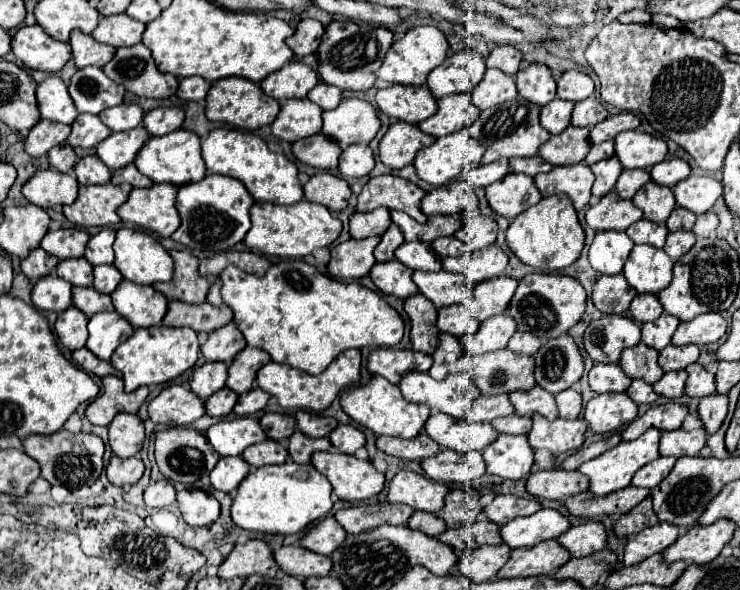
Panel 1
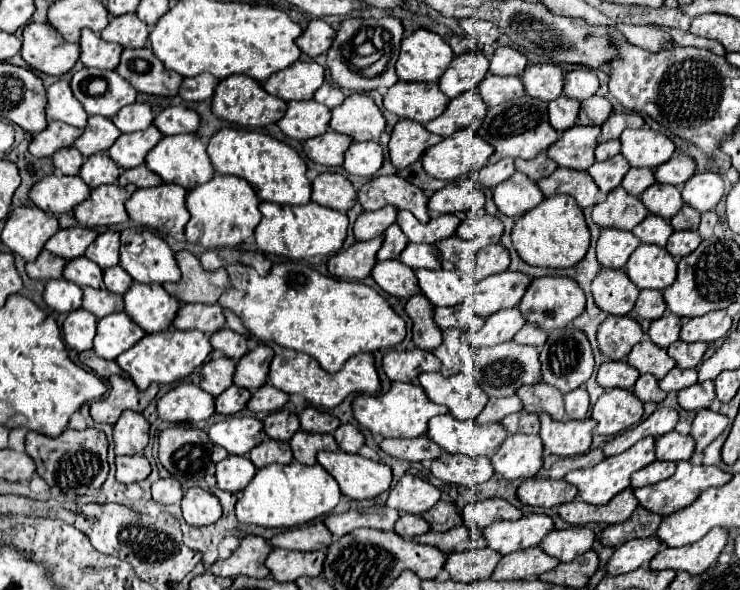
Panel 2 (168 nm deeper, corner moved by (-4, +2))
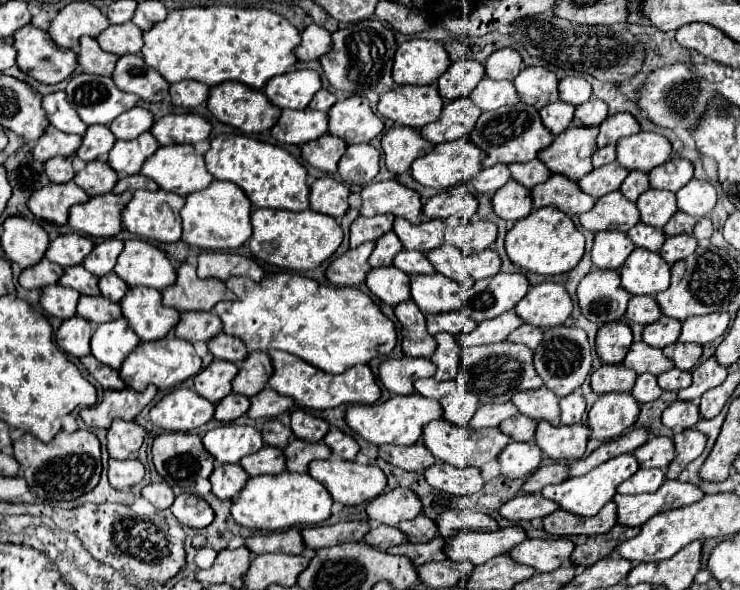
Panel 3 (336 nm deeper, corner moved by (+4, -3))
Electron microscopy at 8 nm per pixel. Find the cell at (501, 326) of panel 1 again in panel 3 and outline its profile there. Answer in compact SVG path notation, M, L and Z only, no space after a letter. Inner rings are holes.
M506 311L500 317L482 321L472 333L462 337L462 347L474 347L474 345L486 345L486 343L498 343L504 341L518 325L524 321L516 315L516 311Z

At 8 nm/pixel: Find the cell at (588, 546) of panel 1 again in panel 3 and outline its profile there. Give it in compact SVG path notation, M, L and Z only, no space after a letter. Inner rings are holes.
M556 537L556 539L524 539L516 547L510 549L510 557L520 565L530 565L540 573L548 573L558 569L570 559L570 551L574 543Z

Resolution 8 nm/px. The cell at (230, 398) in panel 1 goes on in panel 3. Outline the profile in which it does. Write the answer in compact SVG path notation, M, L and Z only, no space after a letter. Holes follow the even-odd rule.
M230 393L228 397L224 397L218 405L216 405L216 413L214 417L222 423L230 423L234 419L238 419L240 415L244 415L250 407L250 401L248 397L244 395L236 395L236 393Z

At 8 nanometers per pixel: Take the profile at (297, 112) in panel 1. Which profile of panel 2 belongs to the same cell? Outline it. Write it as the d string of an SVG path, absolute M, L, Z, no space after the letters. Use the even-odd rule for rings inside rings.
M292 100L288 102L288 110L278 120L278 128L300 142L320 136L326 132L330 120L330 110L316 100Z

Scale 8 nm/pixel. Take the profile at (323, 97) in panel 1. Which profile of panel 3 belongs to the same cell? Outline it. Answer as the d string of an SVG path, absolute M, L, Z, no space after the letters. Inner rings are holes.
M320 89L314 99L310 101L310 109L318 109L318 111L328 111L332 105L336 103L336 95L334 93L328 93L326 89Z

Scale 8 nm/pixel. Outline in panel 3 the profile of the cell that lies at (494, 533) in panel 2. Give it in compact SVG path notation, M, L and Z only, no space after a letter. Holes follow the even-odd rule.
M506 527L492 533L462 531L446 543L444 553L454 563L470 561L474 565L480 565L496 555L508 553L518 541L524 541L524 539L526 539L526 533L520 527Z

